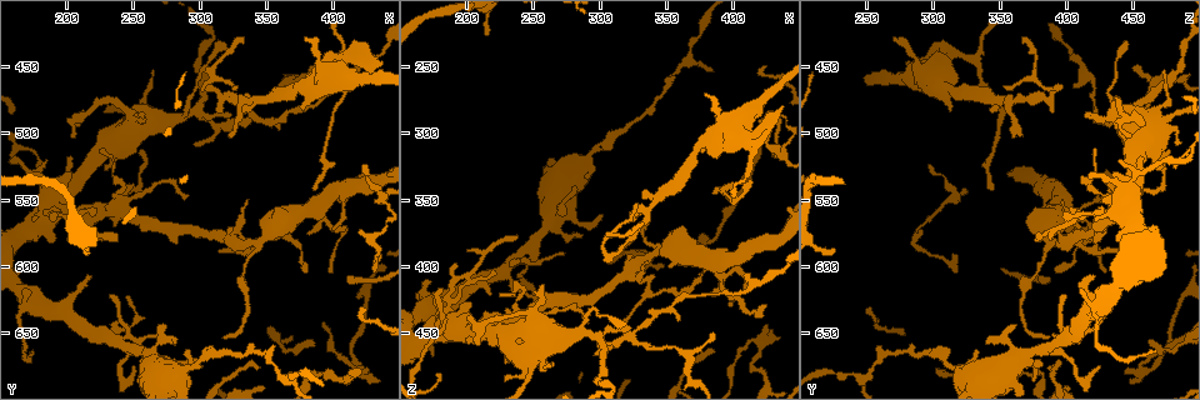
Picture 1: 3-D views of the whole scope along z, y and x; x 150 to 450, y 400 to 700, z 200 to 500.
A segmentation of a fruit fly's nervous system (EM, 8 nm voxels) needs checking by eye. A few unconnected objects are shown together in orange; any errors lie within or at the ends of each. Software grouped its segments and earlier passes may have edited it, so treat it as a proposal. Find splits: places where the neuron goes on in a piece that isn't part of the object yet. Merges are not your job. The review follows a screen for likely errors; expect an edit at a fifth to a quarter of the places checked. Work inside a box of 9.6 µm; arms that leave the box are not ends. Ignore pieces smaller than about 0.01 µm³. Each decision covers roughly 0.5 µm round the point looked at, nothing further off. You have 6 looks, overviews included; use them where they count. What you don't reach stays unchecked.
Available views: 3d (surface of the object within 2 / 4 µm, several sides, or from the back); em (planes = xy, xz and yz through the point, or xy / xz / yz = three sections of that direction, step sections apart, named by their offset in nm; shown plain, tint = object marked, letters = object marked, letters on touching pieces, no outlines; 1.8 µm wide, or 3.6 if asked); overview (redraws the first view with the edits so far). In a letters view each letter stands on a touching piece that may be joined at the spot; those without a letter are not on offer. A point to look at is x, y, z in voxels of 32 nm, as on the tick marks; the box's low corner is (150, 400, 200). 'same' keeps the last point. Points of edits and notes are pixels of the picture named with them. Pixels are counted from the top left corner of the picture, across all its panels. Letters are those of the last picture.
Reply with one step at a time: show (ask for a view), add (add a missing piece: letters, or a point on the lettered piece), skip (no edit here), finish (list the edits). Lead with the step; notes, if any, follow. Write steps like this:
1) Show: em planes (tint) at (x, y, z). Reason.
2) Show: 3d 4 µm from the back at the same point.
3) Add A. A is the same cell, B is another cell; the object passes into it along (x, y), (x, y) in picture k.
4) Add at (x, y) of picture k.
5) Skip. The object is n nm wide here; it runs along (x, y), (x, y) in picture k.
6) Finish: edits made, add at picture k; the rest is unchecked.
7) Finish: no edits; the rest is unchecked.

Show: em planes (letters) at (174, 618, 410). Thick end.

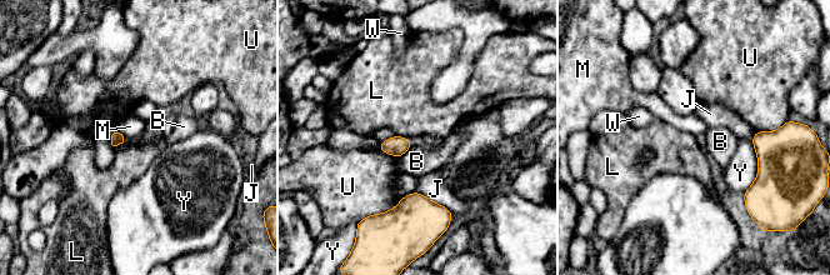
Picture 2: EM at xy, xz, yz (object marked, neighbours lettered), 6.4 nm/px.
Add W. W is the same cell, B, J, L, M, U and Y are other cells; the object passes into it along (396, 146), (410, 141), (418, 141) in picture 2; the neuron continues.

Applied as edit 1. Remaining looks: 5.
Show: em planes (letters) at (318, 434, 442). Tapers out.

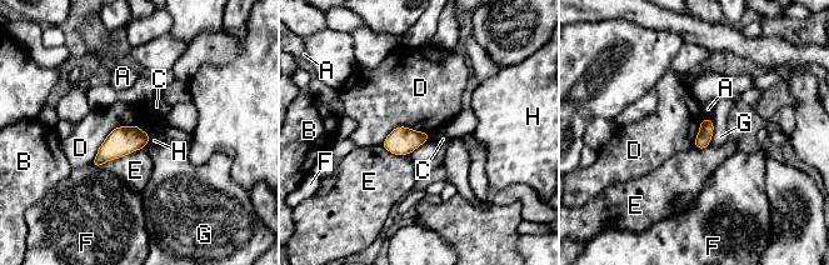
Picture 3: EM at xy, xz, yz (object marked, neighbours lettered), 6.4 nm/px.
Skip. The longest contact is with D, 420 nm; A, B, C, D, E, F, G and H are other cells; a border runs along (150, 136), (118, 125), (90, 163) in picture 3; none of them fits.

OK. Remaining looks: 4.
Show: 3d 2 µm at (322, 492, 452). A fork.

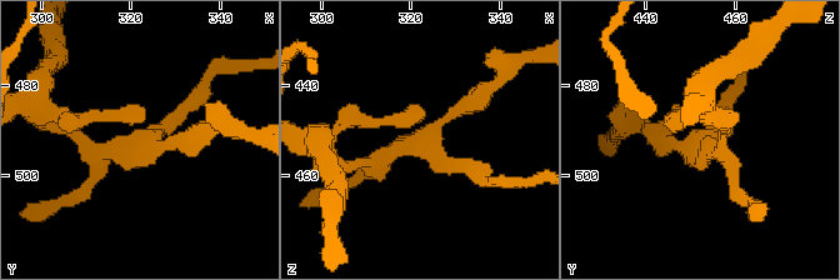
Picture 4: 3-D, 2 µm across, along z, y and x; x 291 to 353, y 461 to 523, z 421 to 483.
Show: em xz step 4 (plain) at (322, 494, 453). Need the tissue.

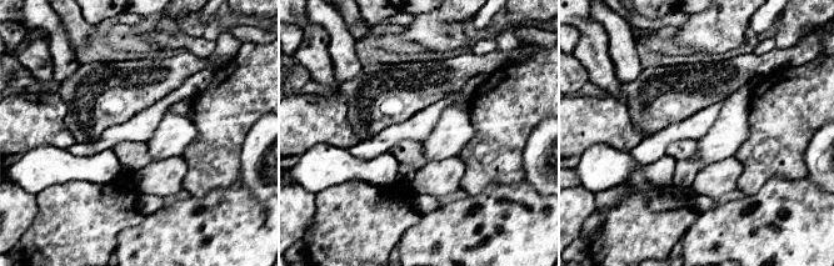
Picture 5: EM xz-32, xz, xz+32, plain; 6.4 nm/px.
Show: em xz step 4 (letters) at the same point.

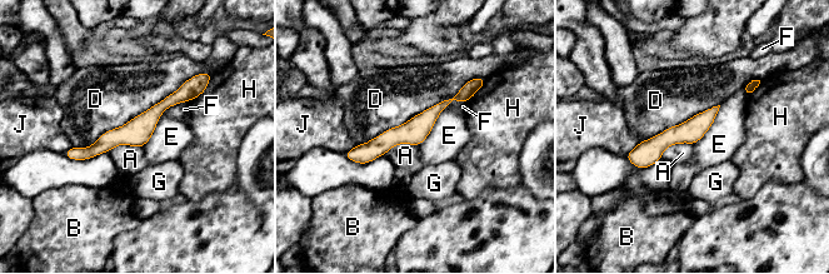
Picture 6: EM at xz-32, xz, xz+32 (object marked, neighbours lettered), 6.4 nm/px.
Skip. A, B, D, E, F, G, H and J are other cells; none of them fits.

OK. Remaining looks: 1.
Finish: edits made, add at picture 2; the rest is unchecked.

